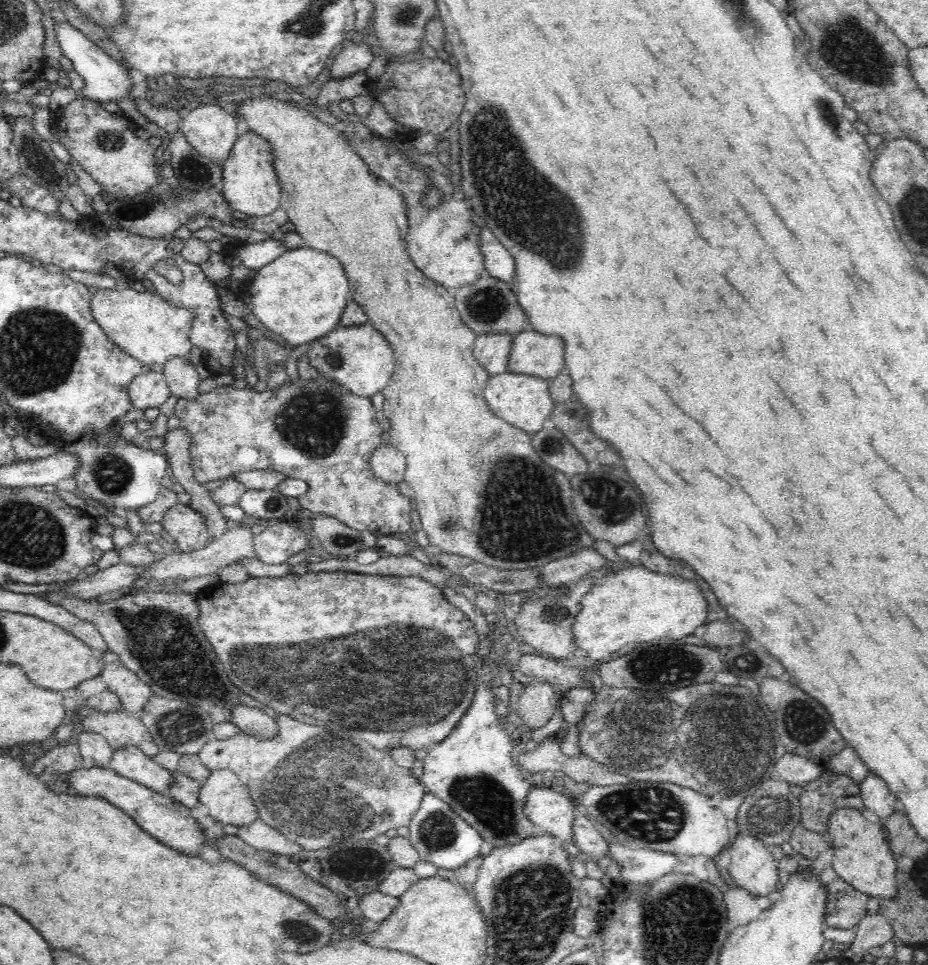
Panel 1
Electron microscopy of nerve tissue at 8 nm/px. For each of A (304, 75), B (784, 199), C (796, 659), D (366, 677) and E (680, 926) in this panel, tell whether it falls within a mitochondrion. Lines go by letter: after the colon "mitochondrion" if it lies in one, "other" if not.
A: other
B: other
C: other
D: mitochondrion
E: mitochondrion

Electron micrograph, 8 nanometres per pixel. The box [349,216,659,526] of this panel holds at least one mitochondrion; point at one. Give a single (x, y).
(485, 305)

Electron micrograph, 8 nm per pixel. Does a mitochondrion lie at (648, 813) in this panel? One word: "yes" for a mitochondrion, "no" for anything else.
yes

